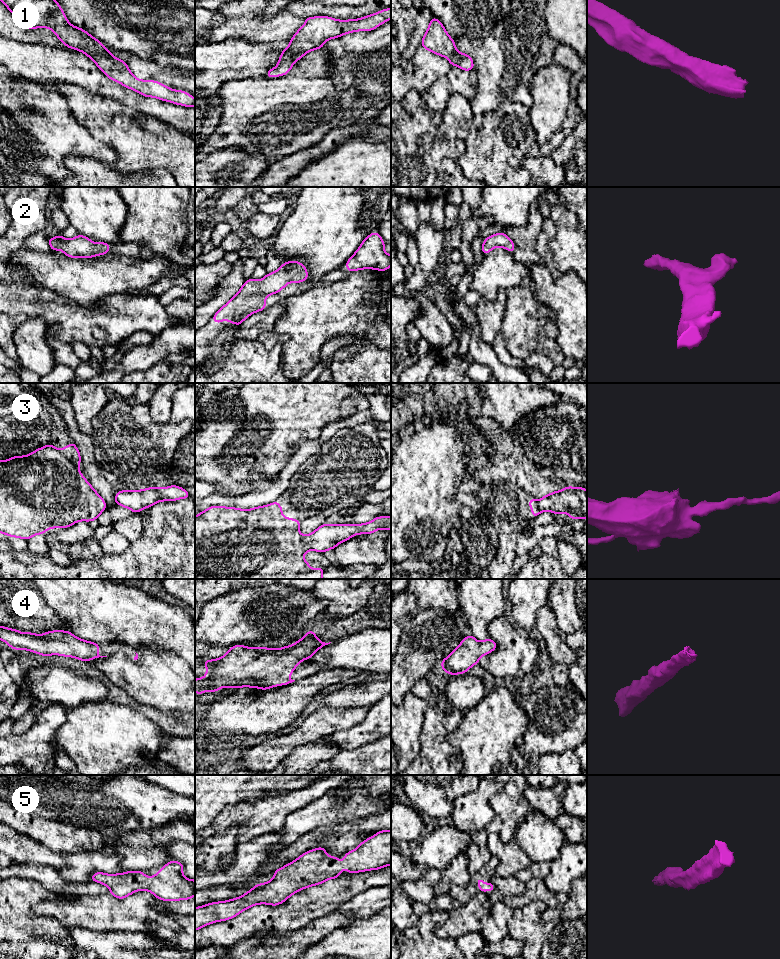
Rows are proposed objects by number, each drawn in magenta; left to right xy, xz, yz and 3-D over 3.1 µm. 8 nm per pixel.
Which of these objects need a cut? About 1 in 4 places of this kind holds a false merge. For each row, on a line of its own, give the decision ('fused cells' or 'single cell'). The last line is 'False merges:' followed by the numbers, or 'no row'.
1: single cell
2: single cell
3: single cell
4: single cell
5: single cell
False merges: no row

